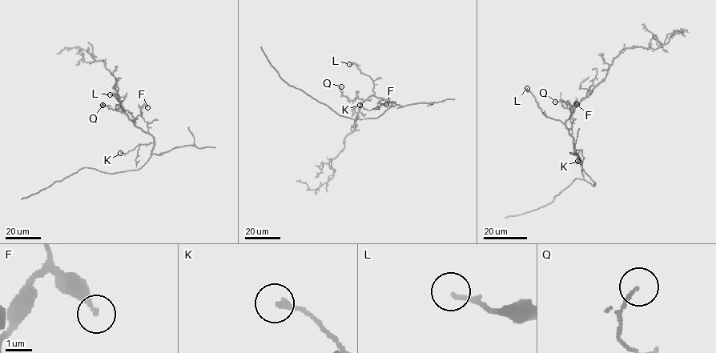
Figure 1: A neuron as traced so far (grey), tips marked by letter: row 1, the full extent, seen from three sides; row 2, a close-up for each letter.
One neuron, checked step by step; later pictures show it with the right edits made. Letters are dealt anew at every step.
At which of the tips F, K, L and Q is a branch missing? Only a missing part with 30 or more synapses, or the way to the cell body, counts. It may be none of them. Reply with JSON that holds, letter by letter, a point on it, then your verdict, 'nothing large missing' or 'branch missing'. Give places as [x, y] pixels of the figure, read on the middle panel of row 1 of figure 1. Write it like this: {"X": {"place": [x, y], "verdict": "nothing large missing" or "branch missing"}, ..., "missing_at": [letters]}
{"F": {"place": [386, 104], "verdict": "nothing large missing"}, "K": {"place": [360, 105], "verdict": "nothing large missing"}, "L": {"place": [349, 64], "verdict": "nothing large missing"}, "Q": {"place": [341, 86], "verdict": "nothing large missing"}, "missing_at": []}

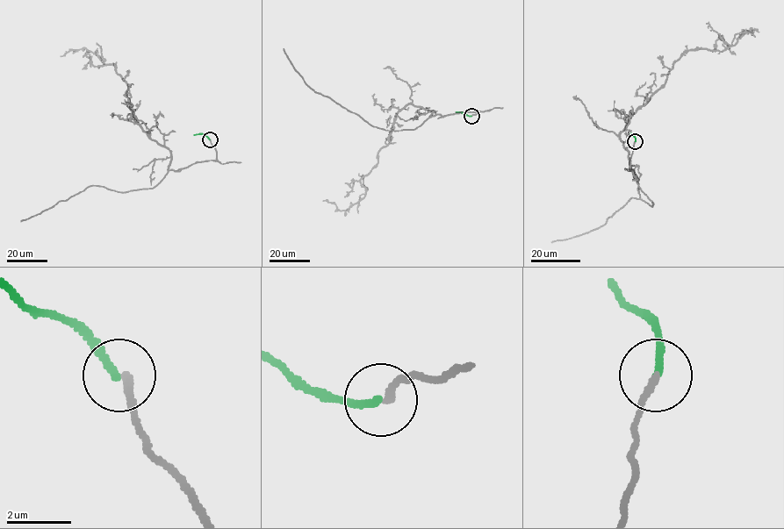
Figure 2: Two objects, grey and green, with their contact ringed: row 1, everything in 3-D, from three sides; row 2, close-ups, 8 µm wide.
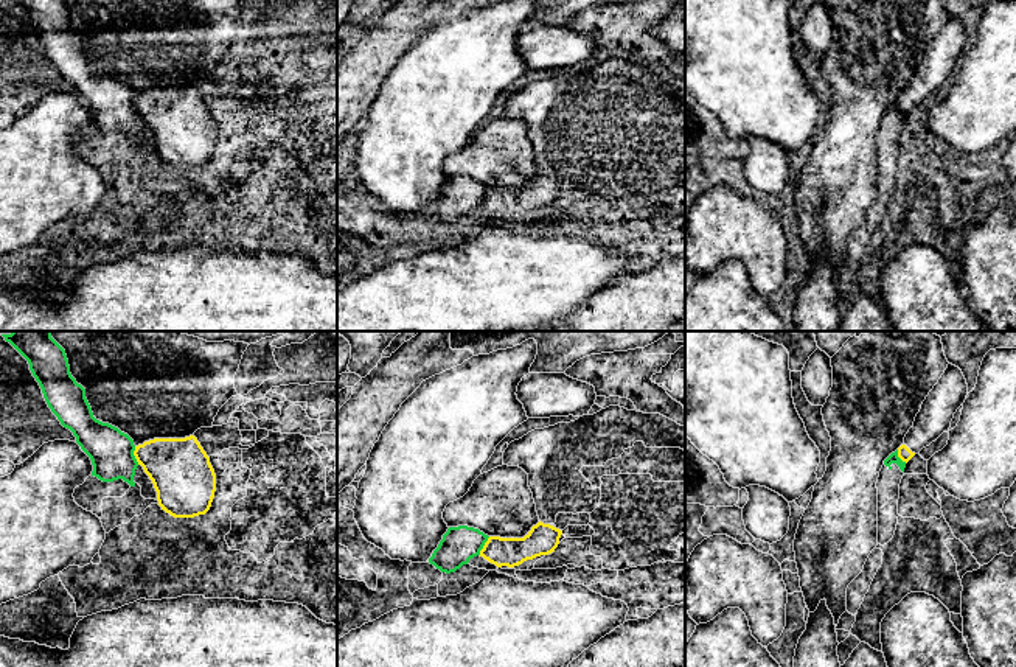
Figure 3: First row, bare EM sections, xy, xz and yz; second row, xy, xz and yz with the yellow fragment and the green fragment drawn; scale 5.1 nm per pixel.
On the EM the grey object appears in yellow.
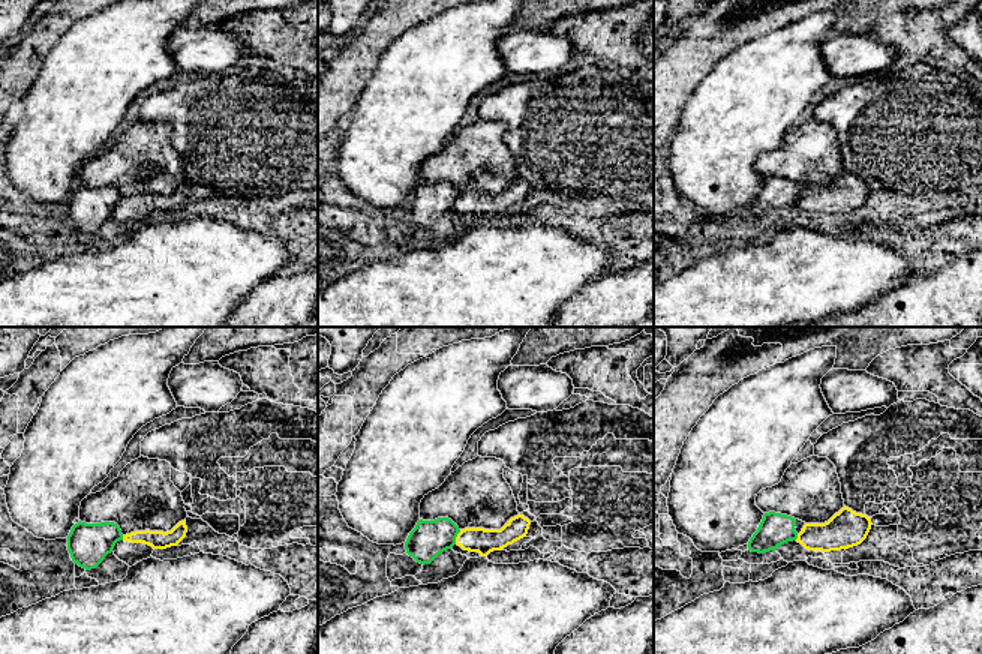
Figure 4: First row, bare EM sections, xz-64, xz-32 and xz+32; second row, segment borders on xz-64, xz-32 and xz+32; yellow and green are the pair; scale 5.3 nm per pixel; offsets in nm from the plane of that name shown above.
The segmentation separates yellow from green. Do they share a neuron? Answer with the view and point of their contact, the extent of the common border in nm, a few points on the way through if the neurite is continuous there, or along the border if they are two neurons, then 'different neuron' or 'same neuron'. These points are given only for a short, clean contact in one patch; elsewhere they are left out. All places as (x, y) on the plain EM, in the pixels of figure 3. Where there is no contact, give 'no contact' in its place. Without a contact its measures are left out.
contact xy (134, 106); length 100 nm; border xy (134, 98), (134, 108), (139, 115); different neuron

